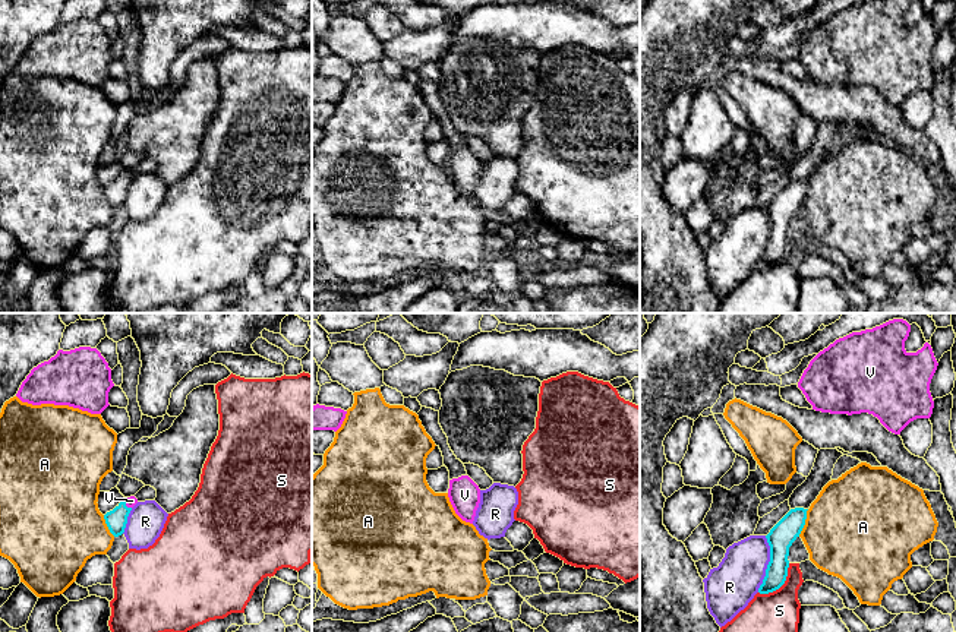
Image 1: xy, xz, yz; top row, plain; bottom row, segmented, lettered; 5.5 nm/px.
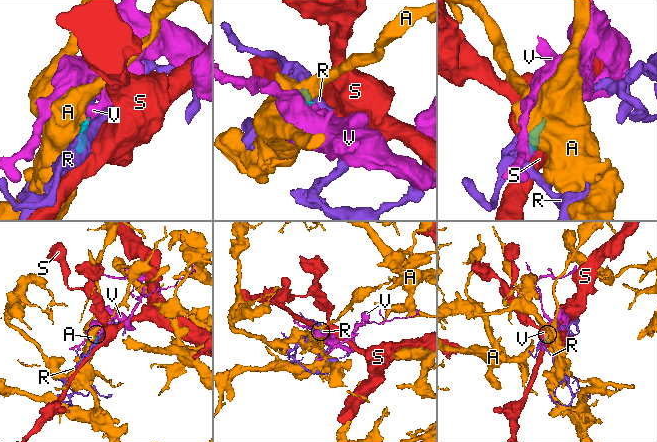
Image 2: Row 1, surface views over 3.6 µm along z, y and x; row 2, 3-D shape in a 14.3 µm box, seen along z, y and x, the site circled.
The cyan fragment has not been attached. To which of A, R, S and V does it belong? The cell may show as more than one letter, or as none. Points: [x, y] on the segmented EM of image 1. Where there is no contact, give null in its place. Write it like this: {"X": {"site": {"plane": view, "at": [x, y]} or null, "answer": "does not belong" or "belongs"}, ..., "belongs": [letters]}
{"A": {"site": {"plane": "yz", "at": [804, 523]}, "answer": "does not belong"}, "R": {"site": {"plane": "yz", "at": [769, 563]}, "answer": "does not belong"}, "S": {"site": {"plane": "yz", "at": [781, 585]}, "answer": "does not belong"}, "V": {"site": {"plane": "xy", "at": [125, 503]}, "answer": "belongs"}, "belongs": ["V"]}

